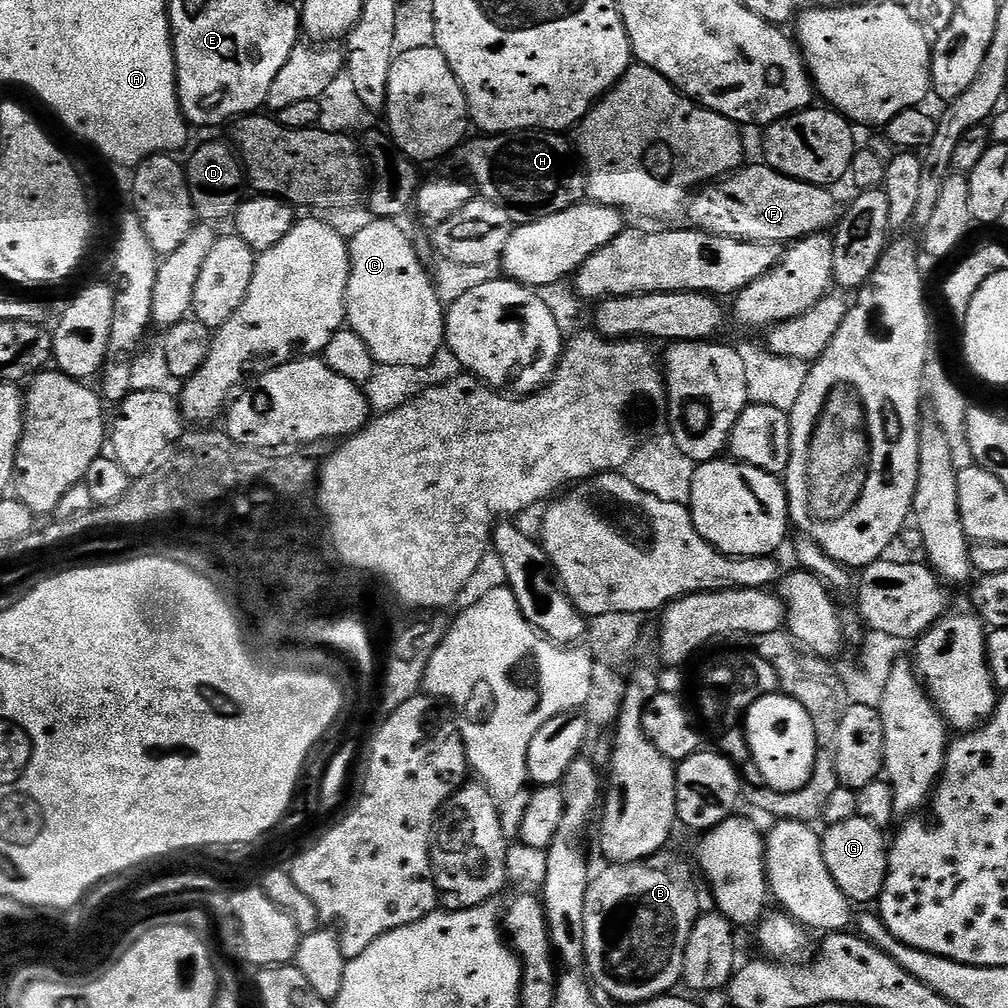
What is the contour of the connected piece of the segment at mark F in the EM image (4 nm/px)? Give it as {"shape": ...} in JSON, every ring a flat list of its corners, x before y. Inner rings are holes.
{"shape":[[749,163,693,191,686,200,691,227,735,240,780,244,827,233,839,221,842,212,839,207,836,209,835,191,783,176,767,163,759,163]]}

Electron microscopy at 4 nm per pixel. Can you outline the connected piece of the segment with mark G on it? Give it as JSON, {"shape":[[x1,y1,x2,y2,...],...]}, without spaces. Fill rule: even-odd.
{"shape":[[855,816,850,822,838,822,827,825,823,829,820,845,822,858,826,858,826,870,830,870,830,878,838,882,838,890,846,894,853,905,868,906,879,901,884,883,888,877,889,841,884,841,885,833,881,829,870,826,866,818]]}

